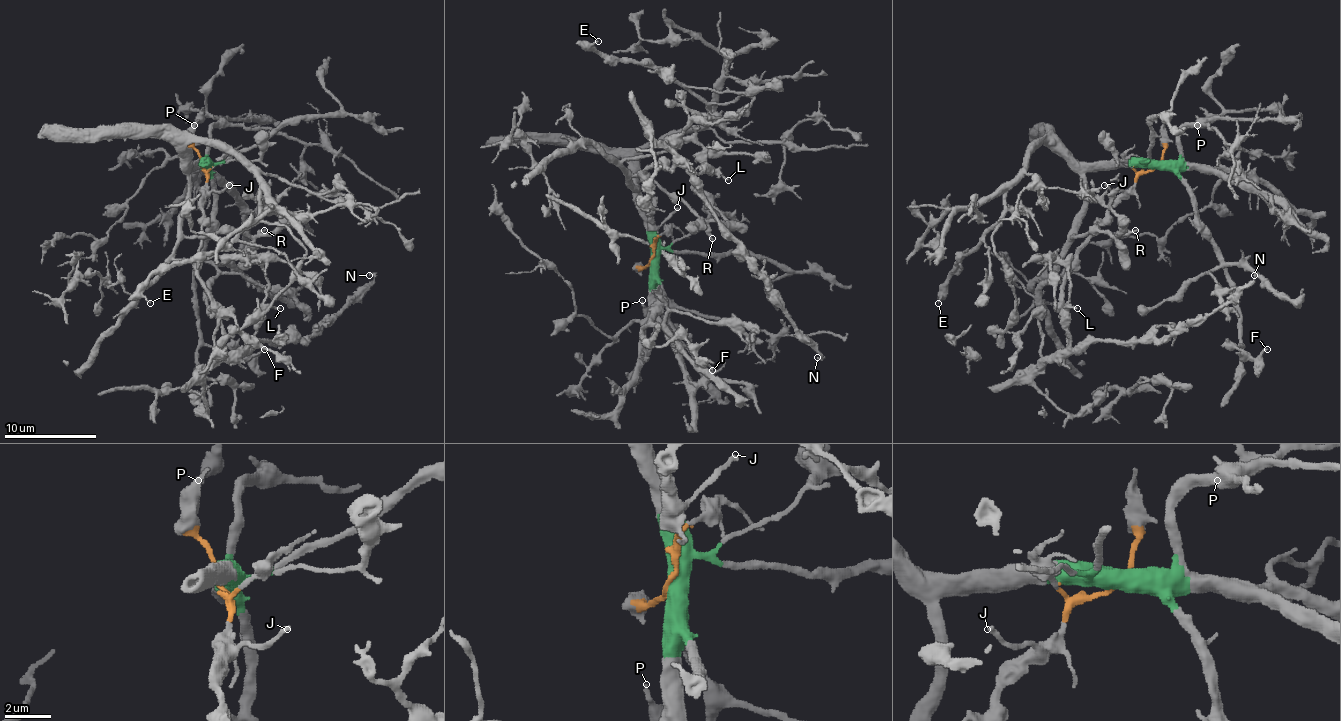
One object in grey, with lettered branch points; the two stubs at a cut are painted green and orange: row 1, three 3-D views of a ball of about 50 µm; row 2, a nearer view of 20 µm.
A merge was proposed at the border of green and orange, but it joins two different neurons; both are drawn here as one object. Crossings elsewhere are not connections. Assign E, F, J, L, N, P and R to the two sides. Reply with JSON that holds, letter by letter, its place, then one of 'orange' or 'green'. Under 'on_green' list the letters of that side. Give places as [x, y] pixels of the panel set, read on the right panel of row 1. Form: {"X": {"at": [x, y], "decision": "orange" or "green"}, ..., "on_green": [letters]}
{"E": {"at": [938, 303], "decision": "green"}, "F": {"at": [1267, 349], "decision": "green"}, "J": {"at": [1104, 185], "decision": "orange"}, "L": {"at": [1077, 308], "decision": "orange"}, "N": {"at": [1254, 275], "decision": "orange"}, "P": {"at": [1197, 125], "decision": "green"}, "R": {"at": [1135, 230], "decision": "green"}, "on_green": ["E", "F", "P", "R"]}

